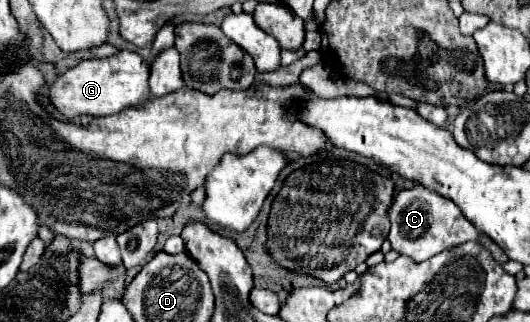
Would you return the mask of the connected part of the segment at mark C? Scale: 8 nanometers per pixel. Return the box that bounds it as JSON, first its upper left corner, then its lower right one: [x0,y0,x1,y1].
[388,185,508,265]

